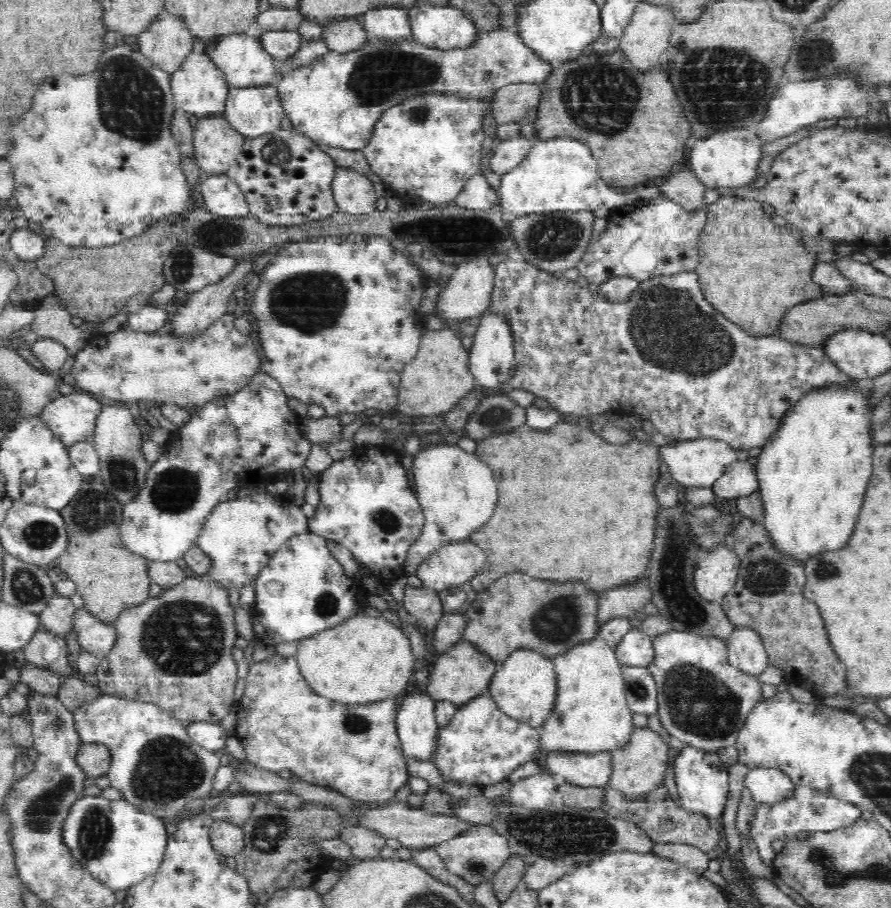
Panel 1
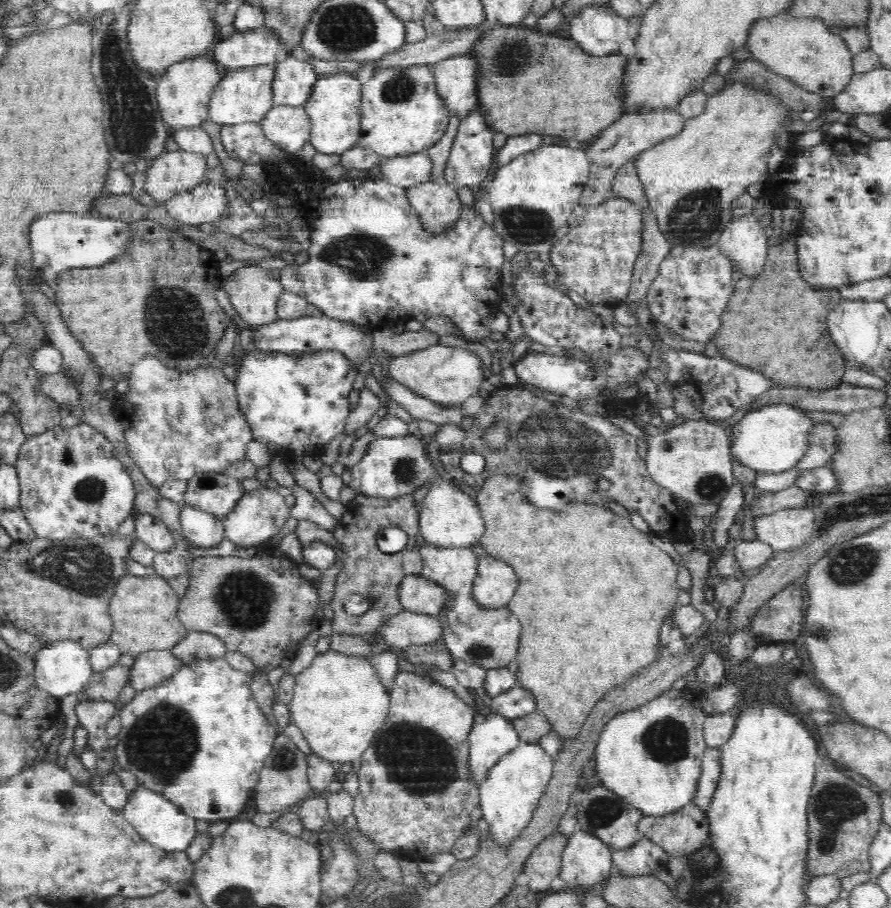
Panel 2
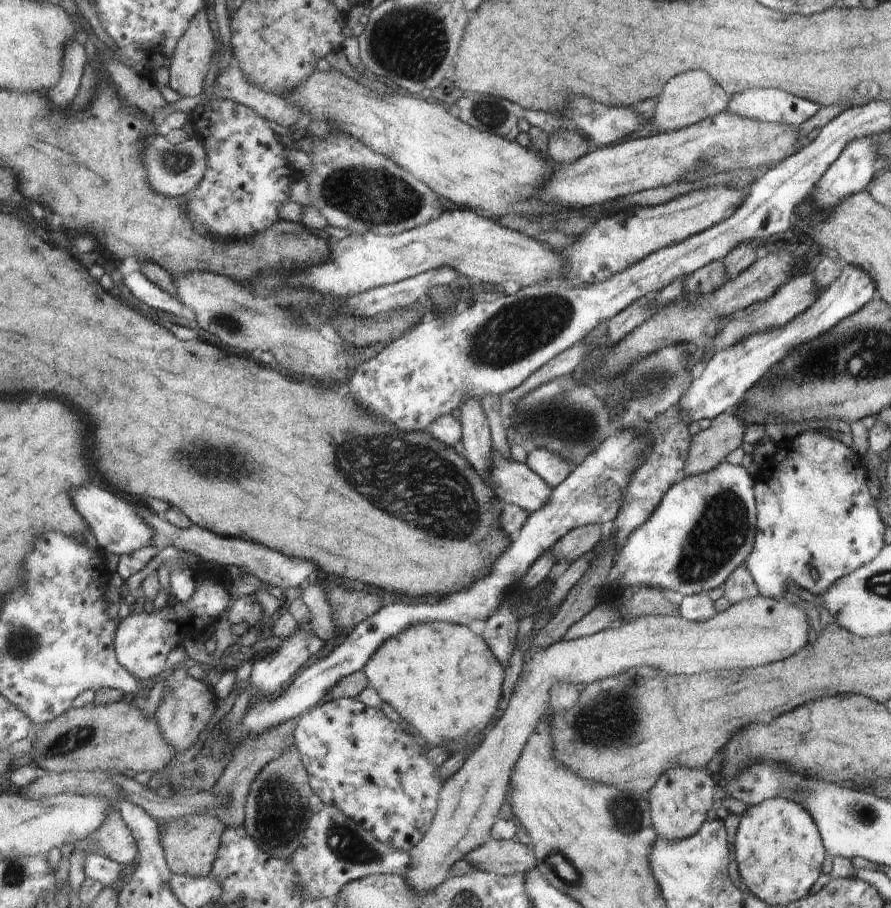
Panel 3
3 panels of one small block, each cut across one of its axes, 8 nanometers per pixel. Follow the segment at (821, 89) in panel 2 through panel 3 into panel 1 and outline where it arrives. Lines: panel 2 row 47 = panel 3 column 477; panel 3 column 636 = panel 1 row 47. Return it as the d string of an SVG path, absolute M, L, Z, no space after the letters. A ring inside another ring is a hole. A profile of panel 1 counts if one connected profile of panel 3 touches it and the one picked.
M640 1L629 25L619 39L619 51L640 70L658 64L661 54L668 48L674 22L673 12L661 5Z

